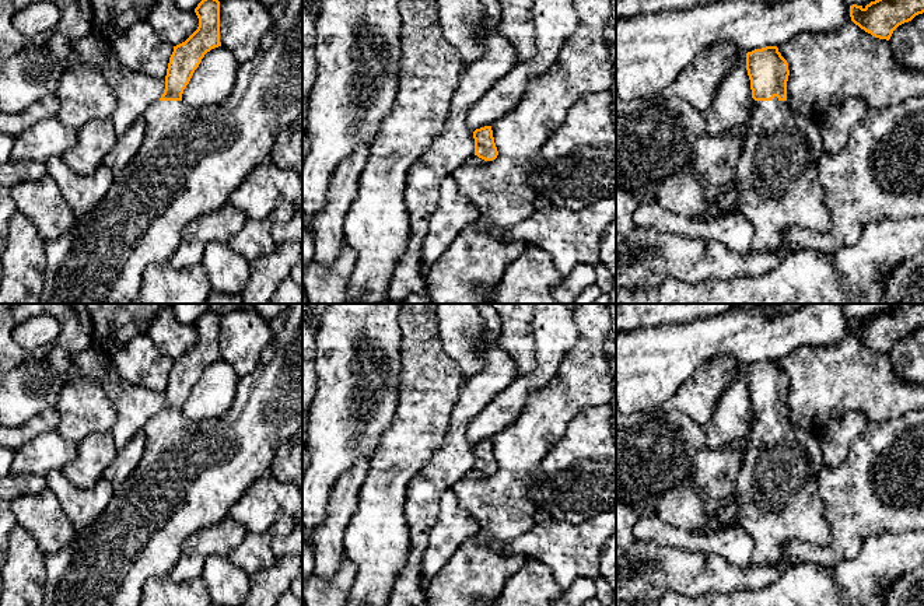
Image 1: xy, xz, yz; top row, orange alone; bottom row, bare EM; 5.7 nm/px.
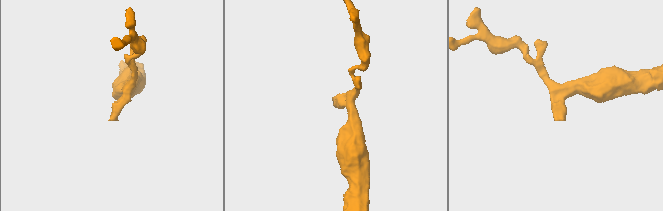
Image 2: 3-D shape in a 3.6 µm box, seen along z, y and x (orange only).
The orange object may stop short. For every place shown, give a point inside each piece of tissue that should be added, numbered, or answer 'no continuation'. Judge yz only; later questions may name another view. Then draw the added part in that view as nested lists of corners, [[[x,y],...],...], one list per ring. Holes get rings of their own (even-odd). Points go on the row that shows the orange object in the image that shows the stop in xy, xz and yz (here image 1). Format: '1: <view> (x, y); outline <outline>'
1: yz (777, 185); outline [[[762,101],[753,106],[735,169],[738,210],[752,224],[753,251],[767,252],[781,248],[783,235],[790,228],[829,231],[830,217],[819,178],[823,153],[818,122],[795,112],[788,101]]]

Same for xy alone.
1: xy (191, 160); outline [[[279,0],[269,7],[273,18],[270,31],[262,38],[258,53],[238,67],[237,81],[231,95],[221,104],[200,109],[182,101],[158,101],[141,115],[146,132],[143,143],[133,160],[113,174],[113,182],[99,203],[87,214],[76,217],[73,225],[55,239],[45,242],[46,267],[41,293],[41,304],[130,304],[141,288],[143,270],[157,262],[168,262],[181,244],[182,230],[202,214],[223,209],[230,195],[267,158],[277,136],[302,113],[302,0]]]

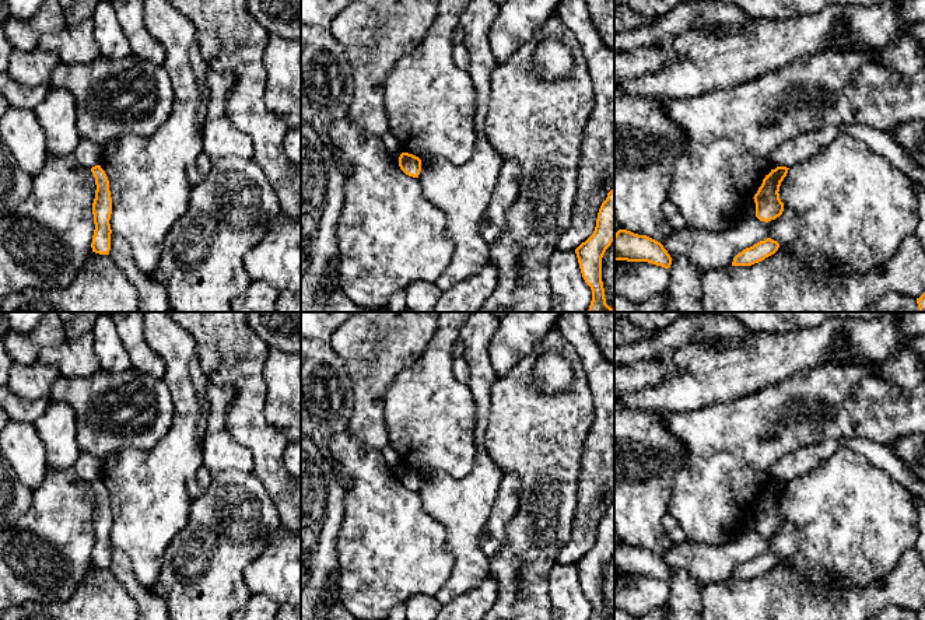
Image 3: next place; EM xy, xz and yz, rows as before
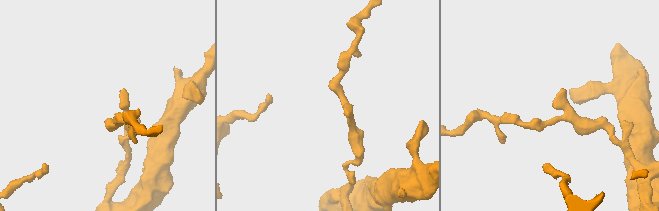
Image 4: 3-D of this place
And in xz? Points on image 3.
no continuation

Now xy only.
no continuation

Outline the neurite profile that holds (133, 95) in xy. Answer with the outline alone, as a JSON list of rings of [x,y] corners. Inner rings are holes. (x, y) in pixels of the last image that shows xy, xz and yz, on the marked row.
[[[133,53],[123,59],[99,56],[92,63],[57,63],[50,87],[69,91],[76,101],[76,127],[81,139],[104,147],[125,134],[151,136],[172,111],[174,90],[162,64]]]

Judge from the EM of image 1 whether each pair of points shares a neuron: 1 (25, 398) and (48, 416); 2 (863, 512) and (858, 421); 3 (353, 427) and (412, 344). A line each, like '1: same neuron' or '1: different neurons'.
1: different neurons
2: different neurons
3: different neurons

